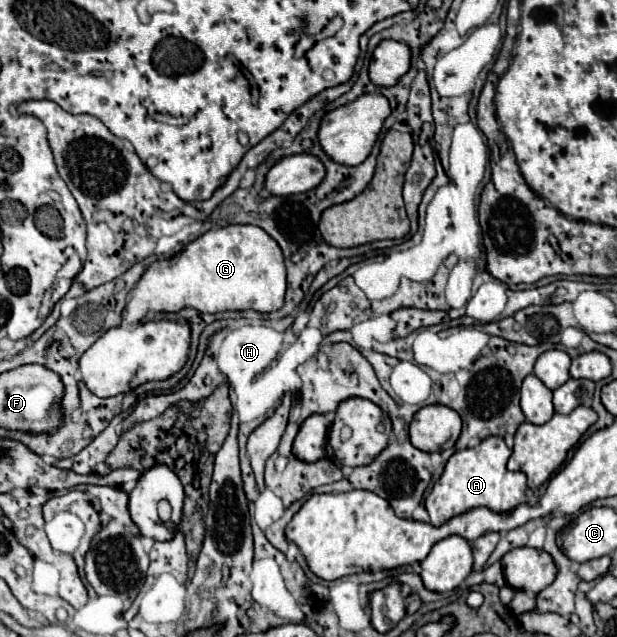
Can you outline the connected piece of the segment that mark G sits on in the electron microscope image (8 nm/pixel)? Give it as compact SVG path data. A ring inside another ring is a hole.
M228 225L204 233L172 259L152 263L130 293L124 323L136 325L150 309L166 313L176 313L184 307L194 307L202 313L248 309L272 313L282 307L284 293L286 267L278 243L256 225Z

